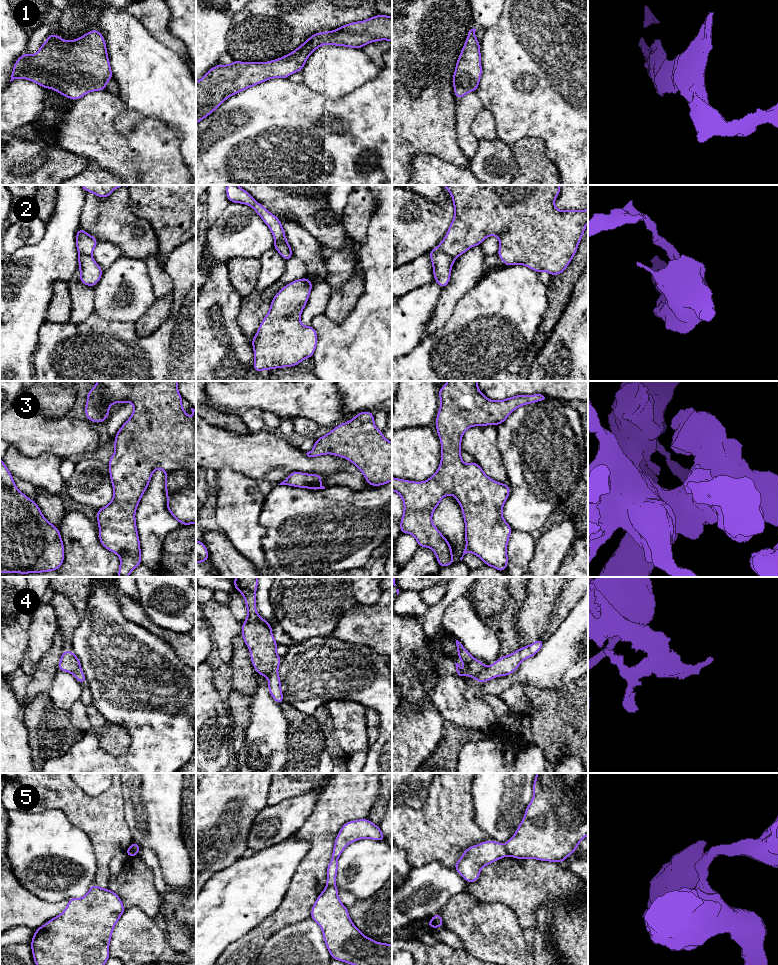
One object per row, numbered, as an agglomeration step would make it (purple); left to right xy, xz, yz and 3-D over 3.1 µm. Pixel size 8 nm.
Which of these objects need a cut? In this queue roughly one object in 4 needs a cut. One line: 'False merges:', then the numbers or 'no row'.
False merges: 2, 4, 5

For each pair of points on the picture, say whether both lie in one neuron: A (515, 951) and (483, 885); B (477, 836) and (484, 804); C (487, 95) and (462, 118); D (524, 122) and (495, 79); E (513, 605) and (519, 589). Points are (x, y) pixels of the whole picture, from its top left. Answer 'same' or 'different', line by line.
A: different
B: different
C: different
D: same
E: same

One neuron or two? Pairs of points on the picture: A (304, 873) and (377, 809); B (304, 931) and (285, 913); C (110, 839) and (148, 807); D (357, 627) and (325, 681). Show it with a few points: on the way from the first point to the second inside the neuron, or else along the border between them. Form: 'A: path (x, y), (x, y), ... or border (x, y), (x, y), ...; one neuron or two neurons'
A: border (379, 797), (365, 817); two neurons
B: border (309, 916), (283, 926), (274, 933); two neurons
C: border (123, 801), (124, 819), (133, 840); two neurons
D: border (326, 636), (365, 644), (371, 649); two neurons

